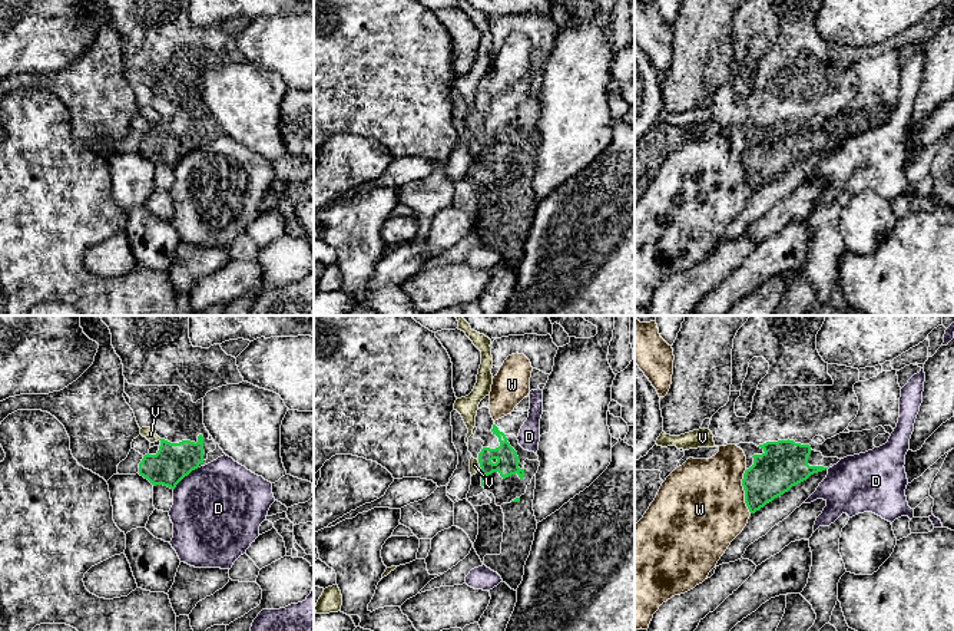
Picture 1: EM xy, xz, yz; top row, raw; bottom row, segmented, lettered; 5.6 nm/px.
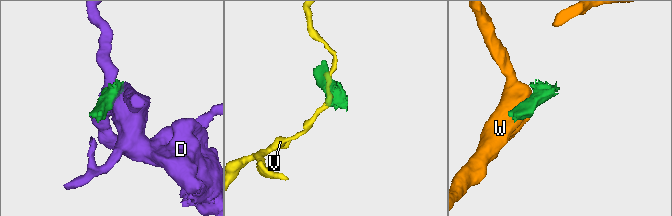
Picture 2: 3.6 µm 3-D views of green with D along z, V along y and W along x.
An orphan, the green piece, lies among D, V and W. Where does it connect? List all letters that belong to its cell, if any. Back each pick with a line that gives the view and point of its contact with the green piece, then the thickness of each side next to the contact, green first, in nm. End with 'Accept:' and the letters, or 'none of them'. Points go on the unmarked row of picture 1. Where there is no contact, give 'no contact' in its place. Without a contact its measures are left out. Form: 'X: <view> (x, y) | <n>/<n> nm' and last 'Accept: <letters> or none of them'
Accept: none of them

